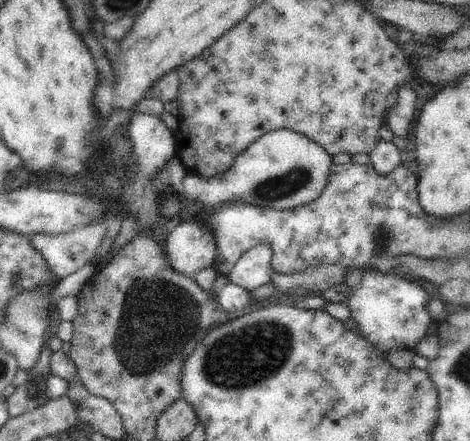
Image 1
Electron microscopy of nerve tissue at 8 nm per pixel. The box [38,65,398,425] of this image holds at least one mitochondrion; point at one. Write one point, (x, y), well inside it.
(157, 317)

